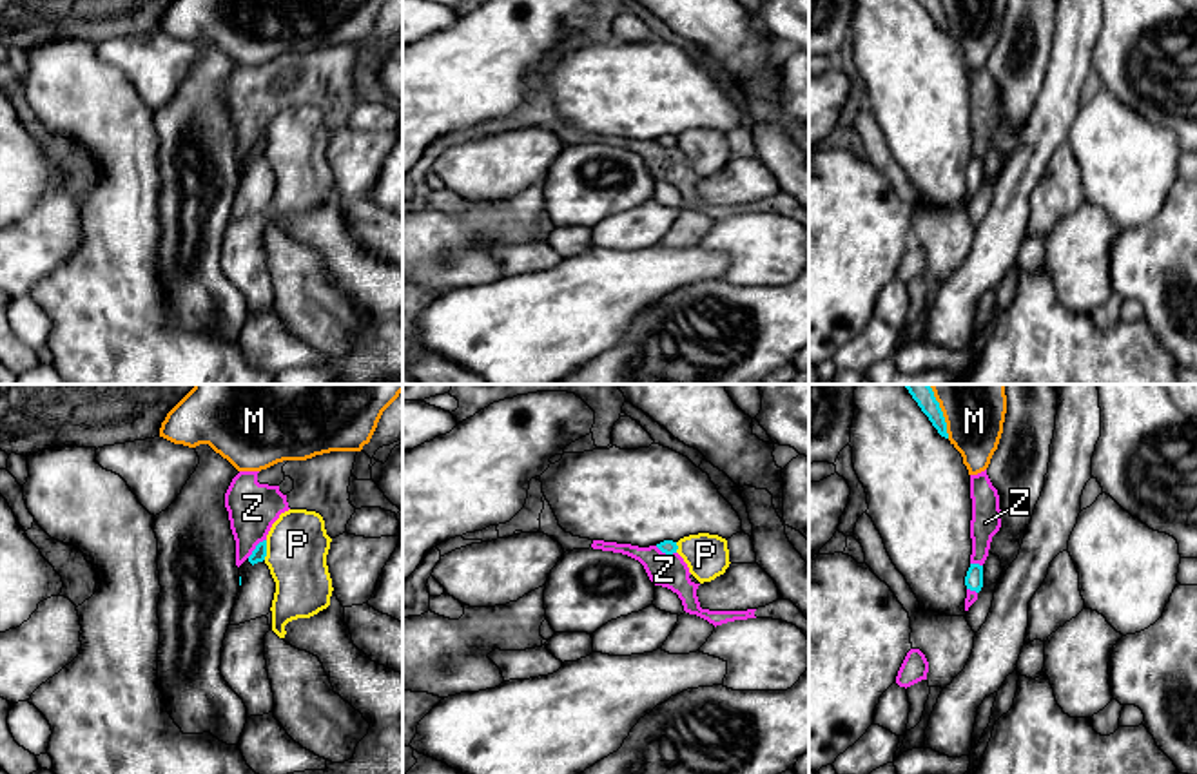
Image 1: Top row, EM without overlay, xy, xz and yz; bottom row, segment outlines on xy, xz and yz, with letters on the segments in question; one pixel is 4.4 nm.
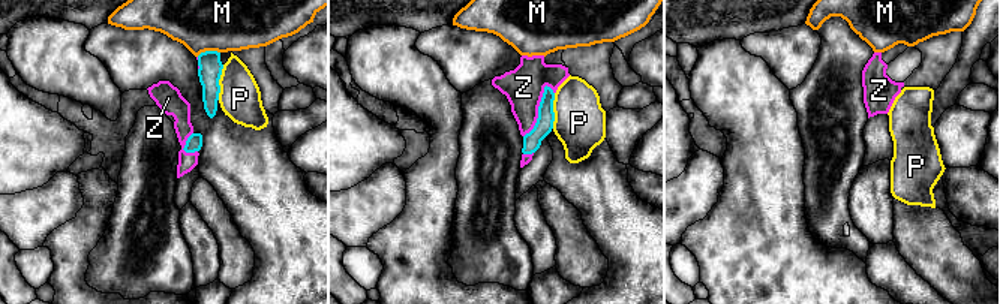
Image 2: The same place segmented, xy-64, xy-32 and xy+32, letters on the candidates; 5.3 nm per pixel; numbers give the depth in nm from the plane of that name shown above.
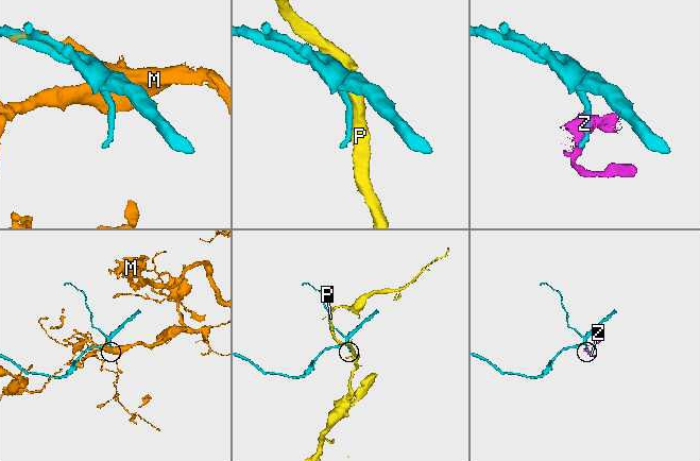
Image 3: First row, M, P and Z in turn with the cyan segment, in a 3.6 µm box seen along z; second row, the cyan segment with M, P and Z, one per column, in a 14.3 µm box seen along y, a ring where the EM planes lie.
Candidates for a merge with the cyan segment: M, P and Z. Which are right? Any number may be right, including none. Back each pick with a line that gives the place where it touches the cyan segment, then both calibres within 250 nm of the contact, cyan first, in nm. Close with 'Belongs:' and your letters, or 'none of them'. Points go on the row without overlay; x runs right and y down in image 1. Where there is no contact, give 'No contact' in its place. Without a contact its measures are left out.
Z: Touches cyan at xy (256, 142). Thickness 60 nm (cyan) against 220 nm
Belongs: Z

